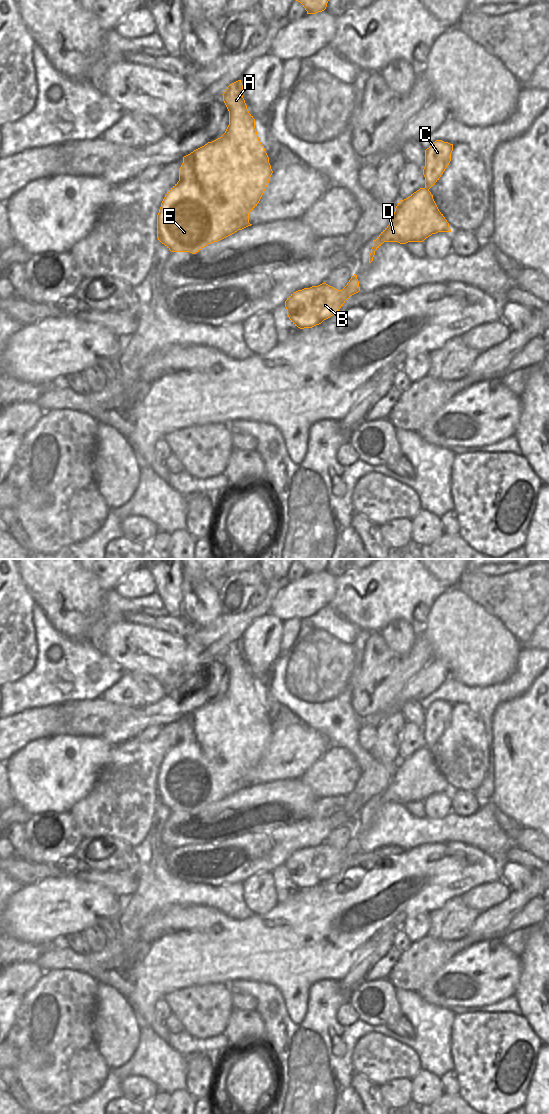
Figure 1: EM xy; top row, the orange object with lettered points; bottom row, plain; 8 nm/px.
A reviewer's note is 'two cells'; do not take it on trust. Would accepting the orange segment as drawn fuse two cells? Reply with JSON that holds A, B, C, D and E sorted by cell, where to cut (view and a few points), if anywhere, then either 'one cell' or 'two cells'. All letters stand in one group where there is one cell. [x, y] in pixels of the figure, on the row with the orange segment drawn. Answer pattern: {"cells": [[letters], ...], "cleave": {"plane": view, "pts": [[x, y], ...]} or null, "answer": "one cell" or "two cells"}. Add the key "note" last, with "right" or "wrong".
{"cells": [["A", "B", "D", "E"], ["C"]], "cleave": {"plane": "xy", "pts": [[425, 187], [428, 190]]}, "answer": "two cells", "note": "right"}

